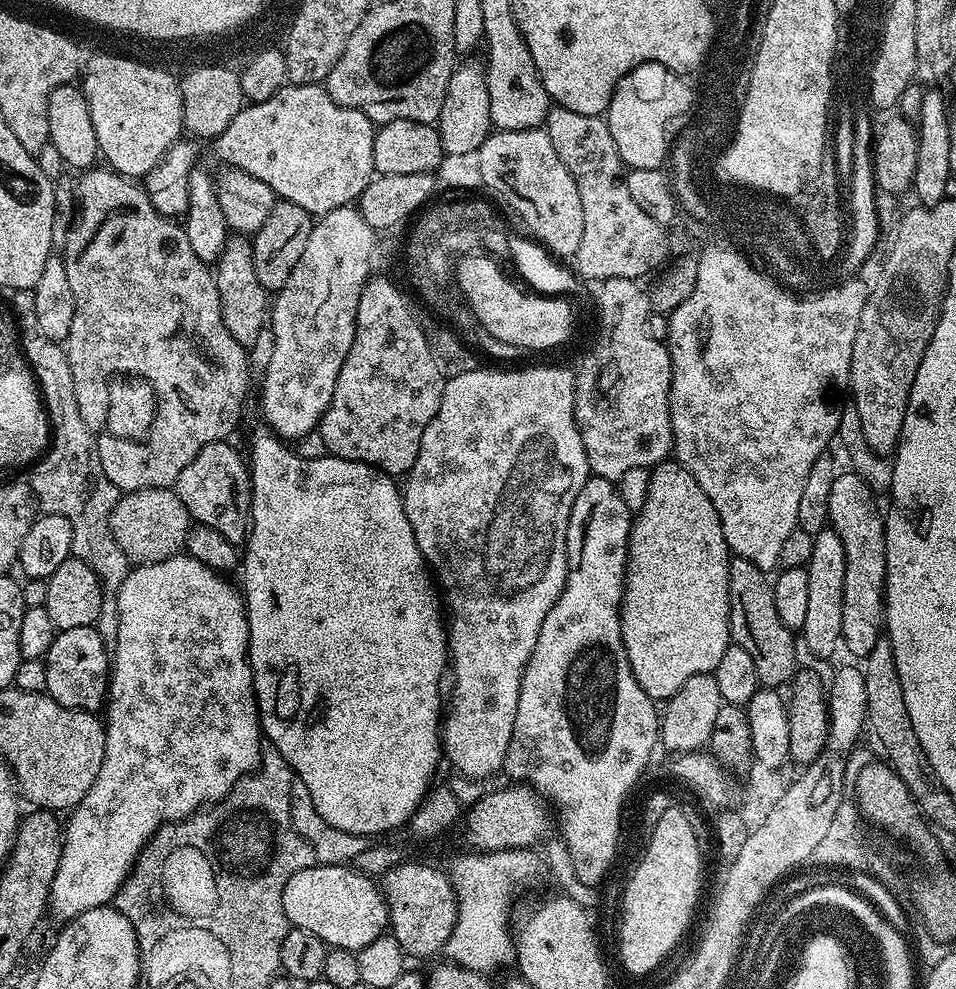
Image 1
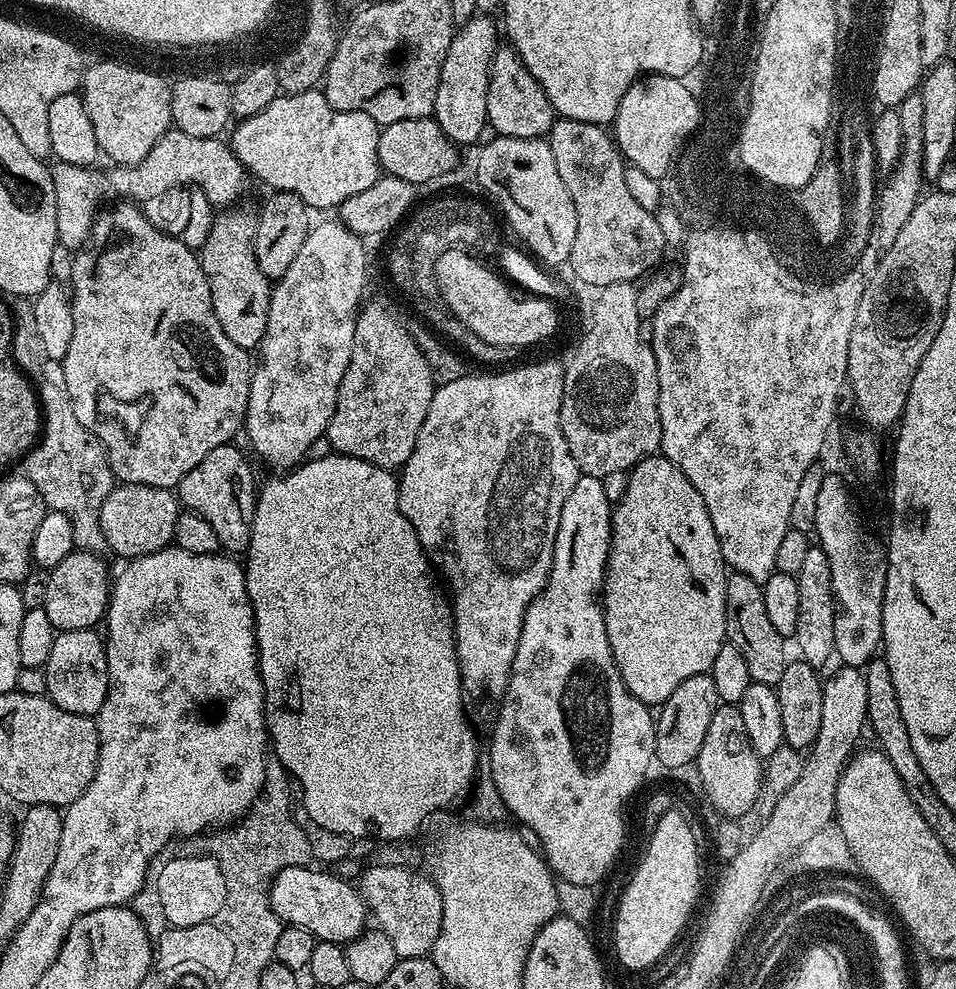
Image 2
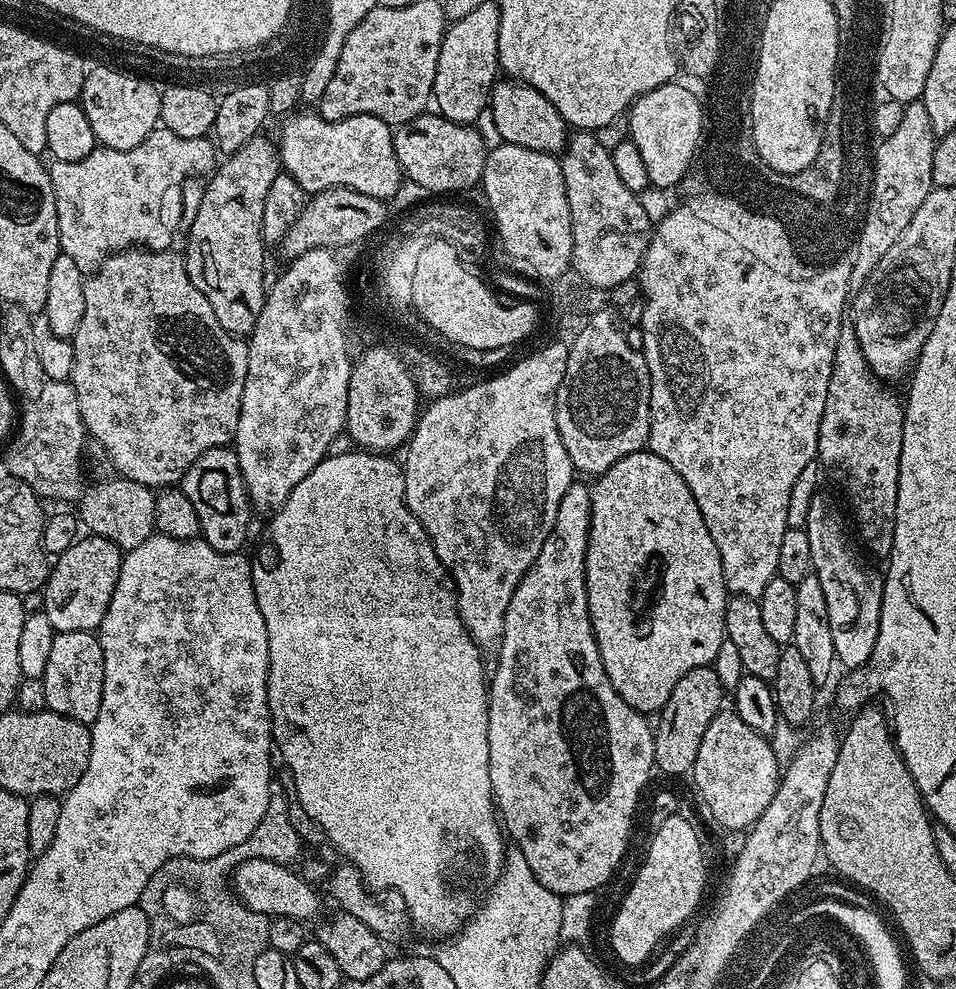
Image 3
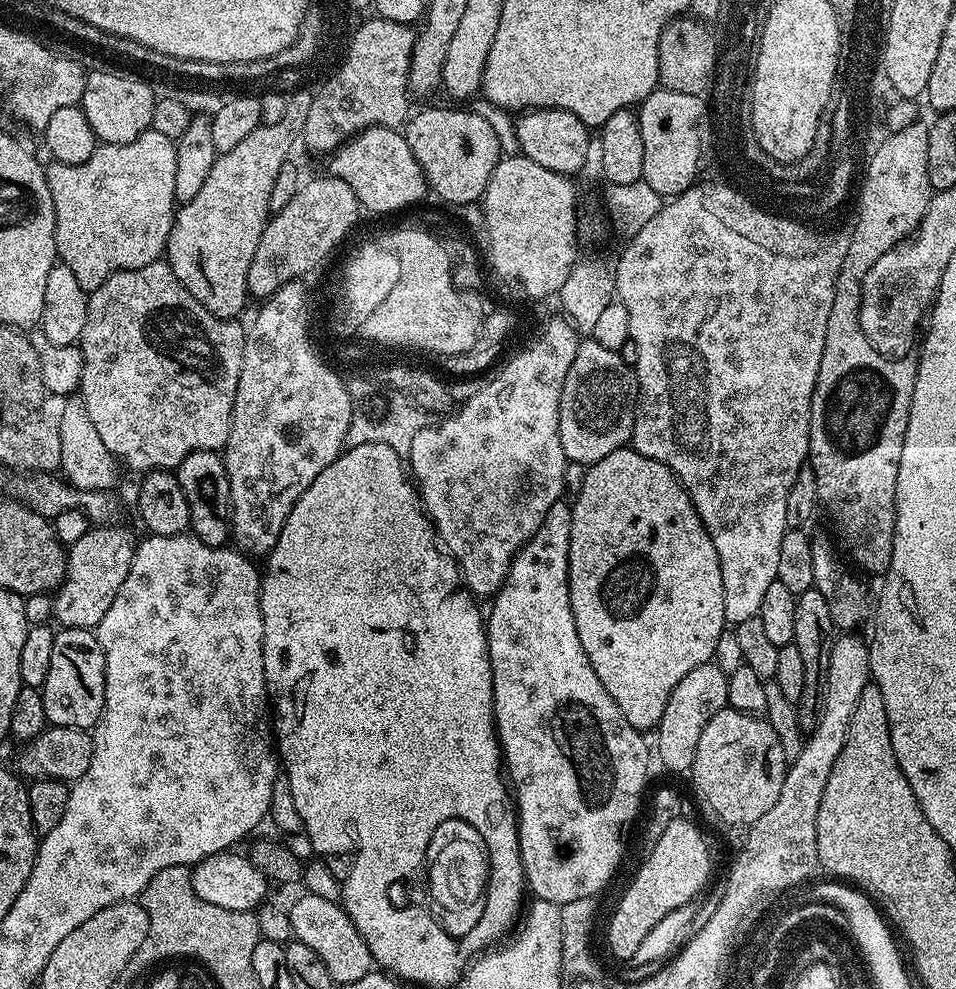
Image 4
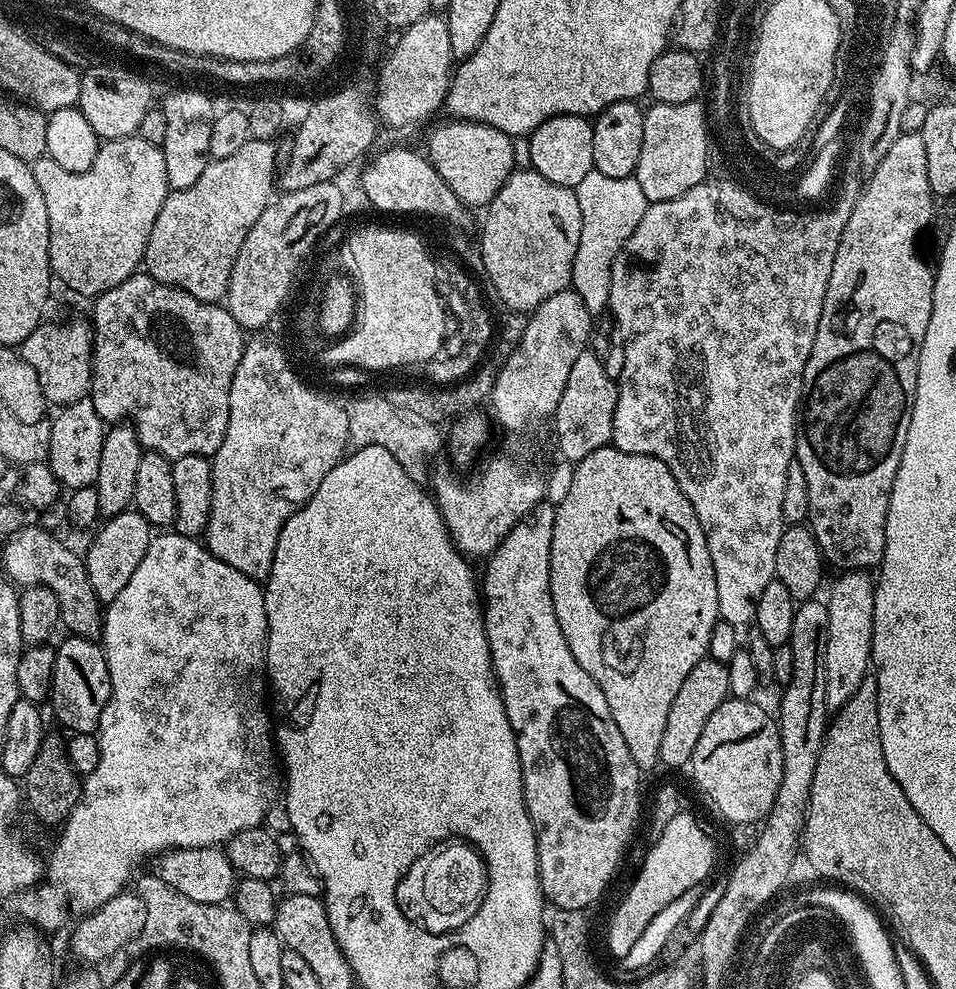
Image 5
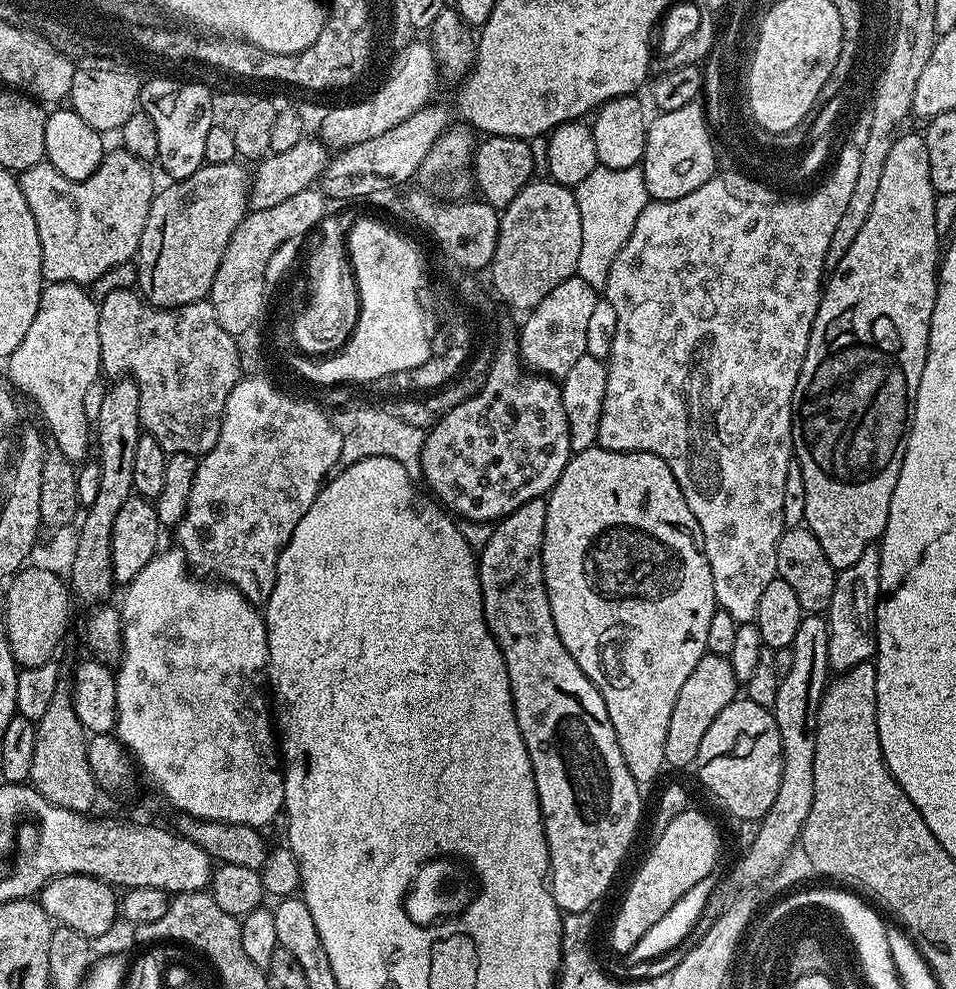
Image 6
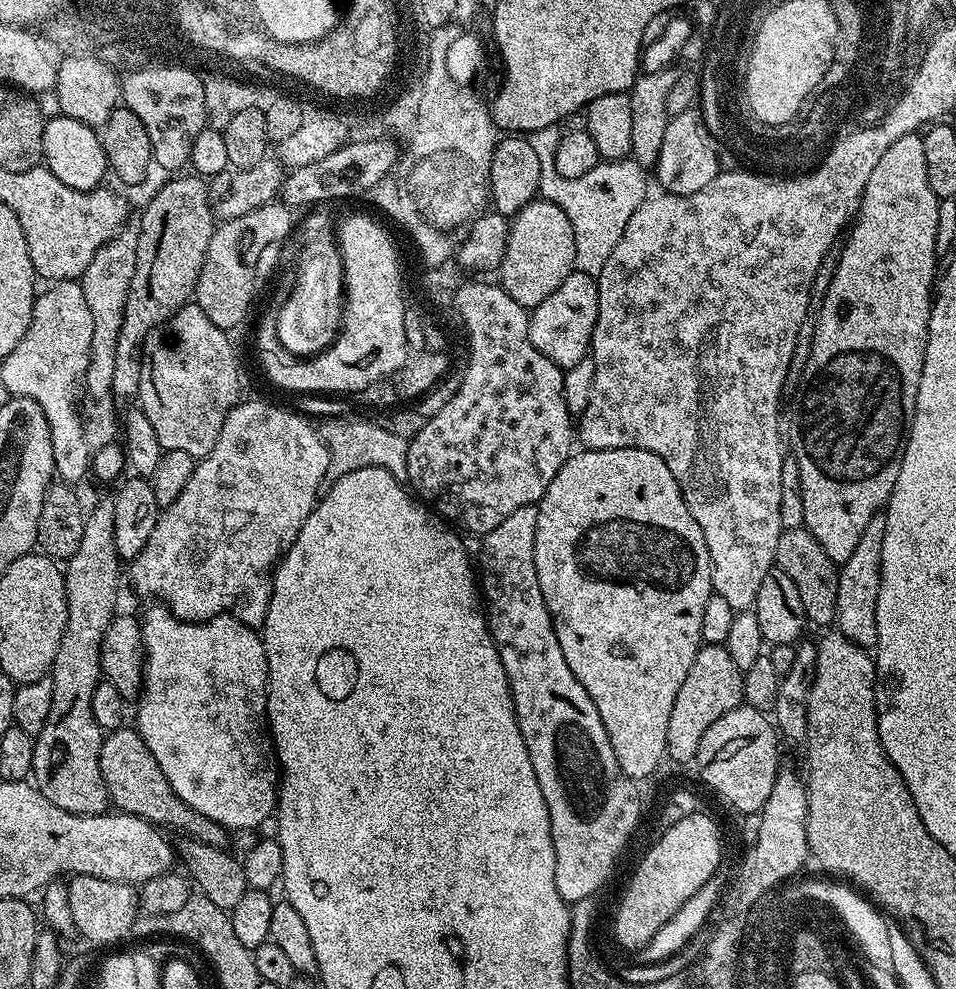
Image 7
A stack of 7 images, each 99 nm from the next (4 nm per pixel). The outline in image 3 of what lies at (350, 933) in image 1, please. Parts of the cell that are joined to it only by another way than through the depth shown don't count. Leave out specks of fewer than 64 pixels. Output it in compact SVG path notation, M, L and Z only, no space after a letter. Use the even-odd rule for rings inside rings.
M272 858L243 860L230 877L234 895L250 910L263 916L292 917L301 922L308 922L311 916L316 916L320 912L320 896L316 893L318 891L284 864L287 863L277 862Z

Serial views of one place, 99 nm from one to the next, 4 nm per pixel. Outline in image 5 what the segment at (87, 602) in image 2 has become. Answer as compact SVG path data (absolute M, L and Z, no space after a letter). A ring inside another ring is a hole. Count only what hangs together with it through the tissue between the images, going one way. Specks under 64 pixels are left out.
M129 510L120 512L117 516L107 517L95 532L96 537L95 534L91 537L84 556L84 565L94 594L100 599L101 605L107 606L126 587L126 582L130 582L138 562L142 562L142 557L146 555L154 529L146 522L146 518L142 518L140 512Z

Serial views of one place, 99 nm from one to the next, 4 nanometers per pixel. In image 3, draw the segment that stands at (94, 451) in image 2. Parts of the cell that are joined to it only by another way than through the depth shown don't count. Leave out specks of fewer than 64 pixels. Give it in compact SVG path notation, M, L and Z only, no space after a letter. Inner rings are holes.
M48 380L41 393L30 401L28 407L30 407L28 411L21 413L18 429L3 449L4 464L10 470L9 475L26 482L26 486L33 488L36 495L45 501L79 501L86 487L84 464L80 461L86 456L86 429L78 406L78 394L72 389L68 380Z

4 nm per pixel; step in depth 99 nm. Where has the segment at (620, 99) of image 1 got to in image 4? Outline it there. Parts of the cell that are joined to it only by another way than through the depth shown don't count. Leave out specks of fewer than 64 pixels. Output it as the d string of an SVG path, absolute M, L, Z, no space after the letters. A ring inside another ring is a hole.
M657 87L656 91L646 97L638 105L640 129L642 130L642 170L643 180L663 198L680 196L686 189L697 183L698 173L701 171L696 163L696 119L705 112L706 104L701 97L694 94L678 94L678 90L666 90Z

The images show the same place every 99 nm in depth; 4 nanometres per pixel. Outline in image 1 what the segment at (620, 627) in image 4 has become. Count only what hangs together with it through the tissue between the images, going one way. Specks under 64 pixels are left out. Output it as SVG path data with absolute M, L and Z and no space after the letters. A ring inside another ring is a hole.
M669 458L661 460L651 469L652 481L648 484L648 493L644 496L644 505L635 513L632 521L632 533L628 539L628 569L624 575L624 597L620 603L620 621L622 622L622 642L626 646L628 661L632 667L634 678L642 690L653 702L667 702L679 690L686 678L694 678L694 674L715 673L722 654L726 654L730 643L728 626L728 562L730 553L728 543L722 534L722 522L718 518L718 510L714 510L714 502L706 498L706 490L694 482L694 474L690 474L682 465Z

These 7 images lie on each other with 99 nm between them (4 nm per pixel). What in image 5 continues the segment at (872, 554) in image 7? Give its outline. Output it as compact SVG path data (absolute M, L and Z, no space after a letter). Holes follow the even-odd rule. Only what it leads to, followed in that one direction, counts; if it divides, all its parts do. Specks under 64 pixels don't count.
M848 570L832 584L826 595L830 626L826 634L824 677L826 702L829 709L839 710L862 686L862 678L869 675L872 662L872 631L874 630L874 602L876 586L873 577L864 570Z

